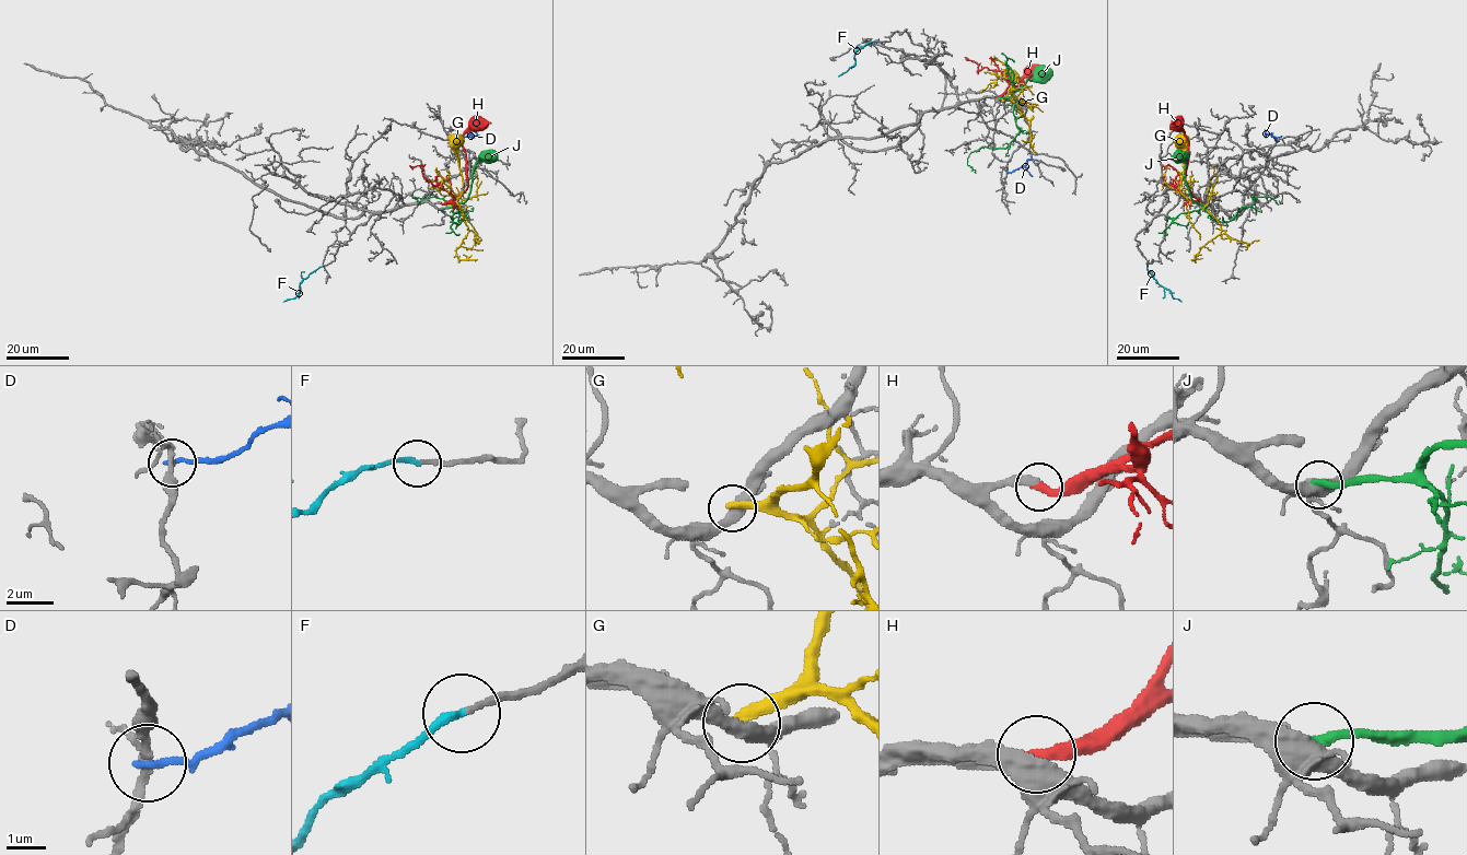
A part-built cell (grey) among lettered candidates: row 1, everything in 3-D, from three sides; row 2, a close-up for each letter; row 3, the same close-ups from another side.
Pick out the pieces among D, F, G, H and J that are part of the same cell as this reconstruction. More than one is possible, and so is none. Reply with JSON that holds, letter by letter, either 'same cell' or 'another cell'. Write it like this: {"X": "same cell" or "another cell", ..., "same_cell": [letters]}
{"D": "another cell", "F": "same cell", "G": "another cell", "H": "same cell", "J": "another cell", "same_cell": ["F", "H"]}

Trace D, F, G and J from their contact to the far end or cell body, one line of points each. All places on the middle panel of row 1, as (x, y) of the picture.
D: (1006, 172), (1028, 160)
F: (876, 42), (860, 48), (854, 55), (856, 65), (838, 75)
G: (1001, 101), (1010, 98), (1023, 116), (1012, 91), (1032, 85)
J: (998, 97), (1014, 100), (1015, 124), (1020, 131), (1004, 148), (982, 147), (971, 152), (967, 164), (975, 173)

